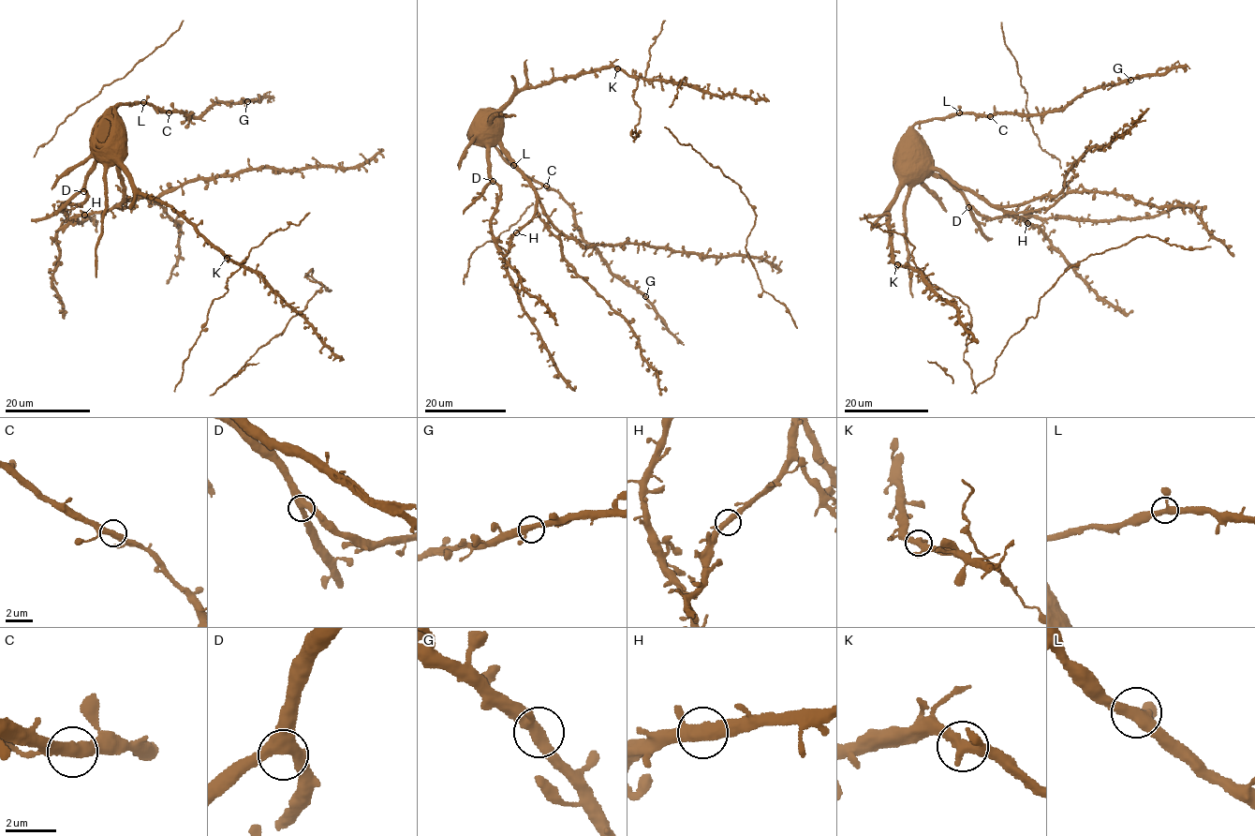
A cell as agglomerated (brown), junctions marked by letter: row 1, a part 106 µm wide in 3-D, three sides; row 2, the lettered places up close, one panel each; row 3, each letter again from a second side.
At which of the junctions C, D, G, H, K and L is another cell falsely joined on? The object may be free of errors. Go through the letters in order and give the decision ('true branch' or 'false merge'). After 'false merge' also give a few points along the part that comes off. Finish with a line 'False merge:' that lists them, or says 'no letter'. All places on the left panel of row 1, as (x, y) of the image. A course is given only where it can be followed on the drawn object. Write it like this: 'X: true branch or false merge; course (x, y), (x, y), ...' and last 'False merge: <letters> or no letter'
C: true branch
D: true branch
G: true branch
H: true branch
K: true branch
L: true branch
False merge: no letter

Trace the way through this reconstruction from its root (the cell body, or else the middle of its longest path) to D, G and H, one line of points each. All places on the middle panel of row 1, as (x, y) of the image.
D: (482, 121), (480, 128), (490, 128), (495, 141), (488, 149), (493, 181)
G: (482, 121), (476, 130), (509, 163), (553, 188), (612, 273), (645, 296)
H: (482, 121), (480, 128), (491, 128), (494, 132), (502, 153), (535, 191), (535, 213), (516, 232)

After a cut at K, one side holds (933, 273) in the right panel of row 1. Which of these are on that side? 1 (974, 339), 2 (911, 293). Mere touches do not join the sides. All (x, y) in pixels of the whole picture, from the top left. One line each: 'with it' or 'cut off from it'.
1: with it
2: cut off from it

